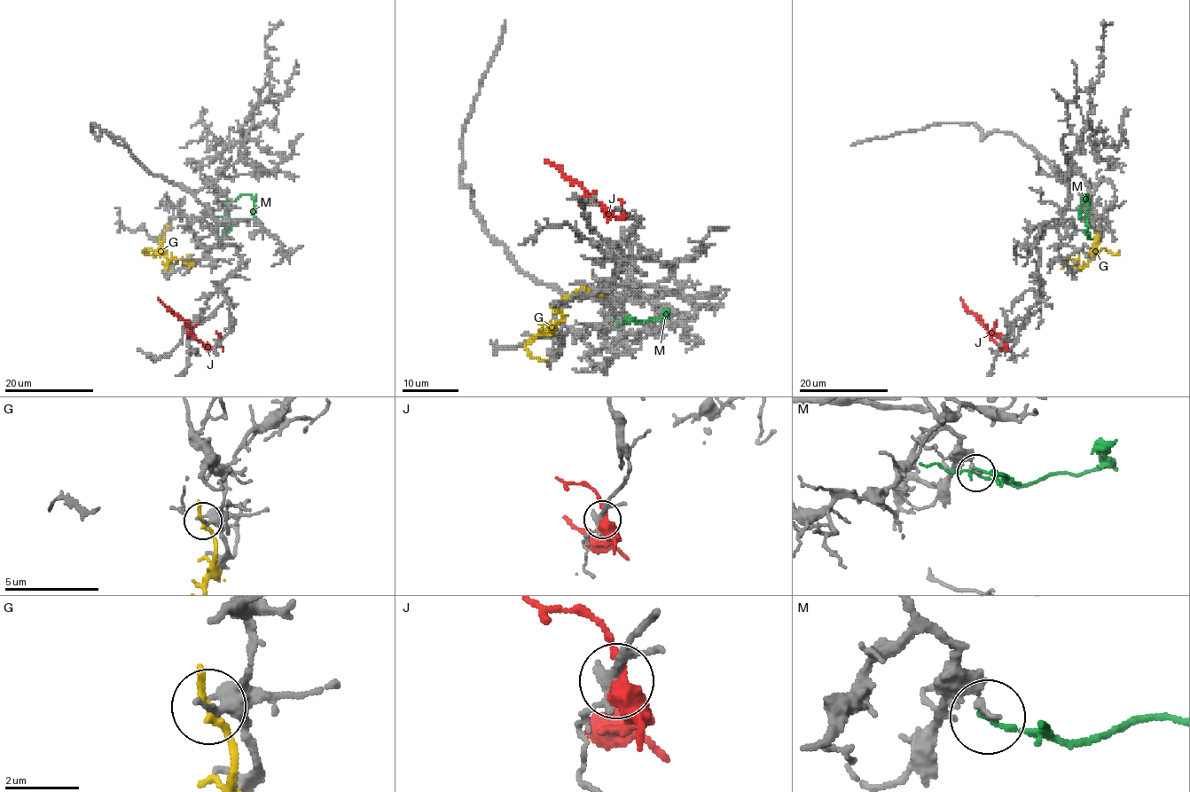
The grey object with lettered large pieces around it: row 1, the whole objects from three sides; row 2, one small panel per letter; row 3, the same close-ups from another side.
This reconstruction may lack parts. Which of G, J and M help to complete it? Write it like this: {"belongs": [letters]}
{"belongs": []}

